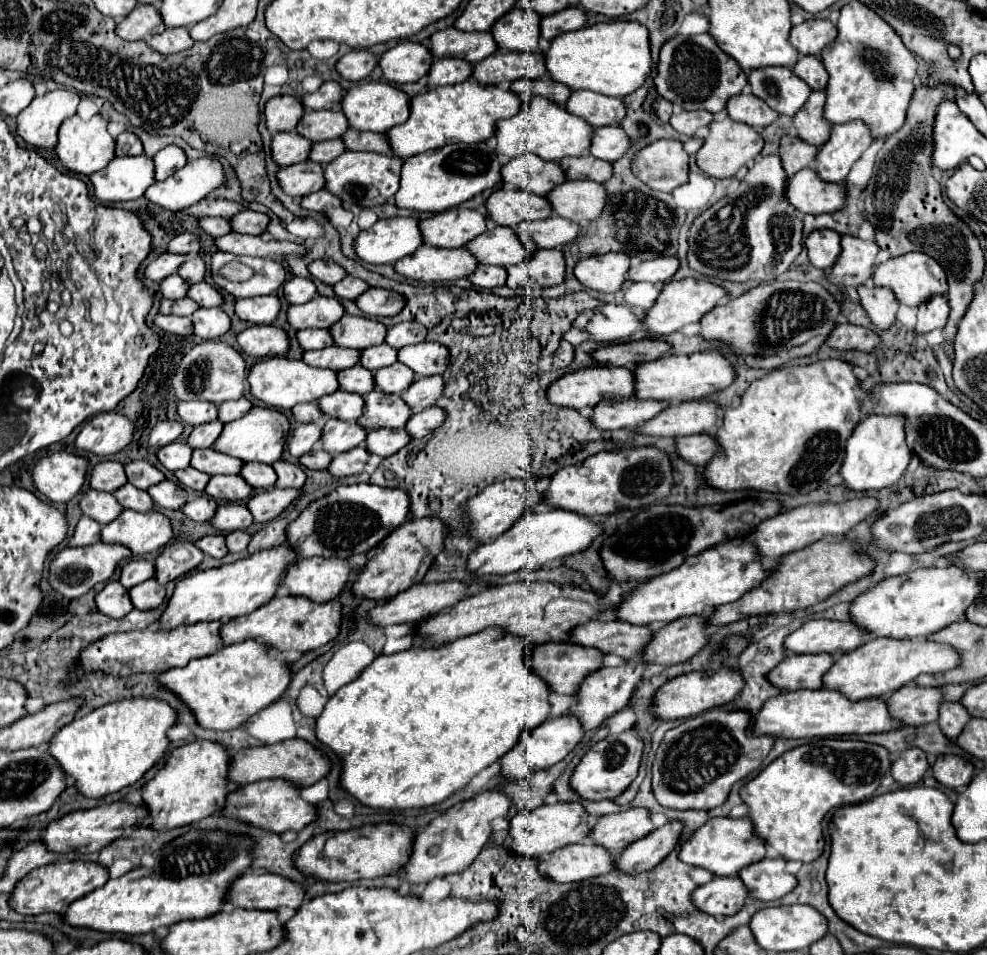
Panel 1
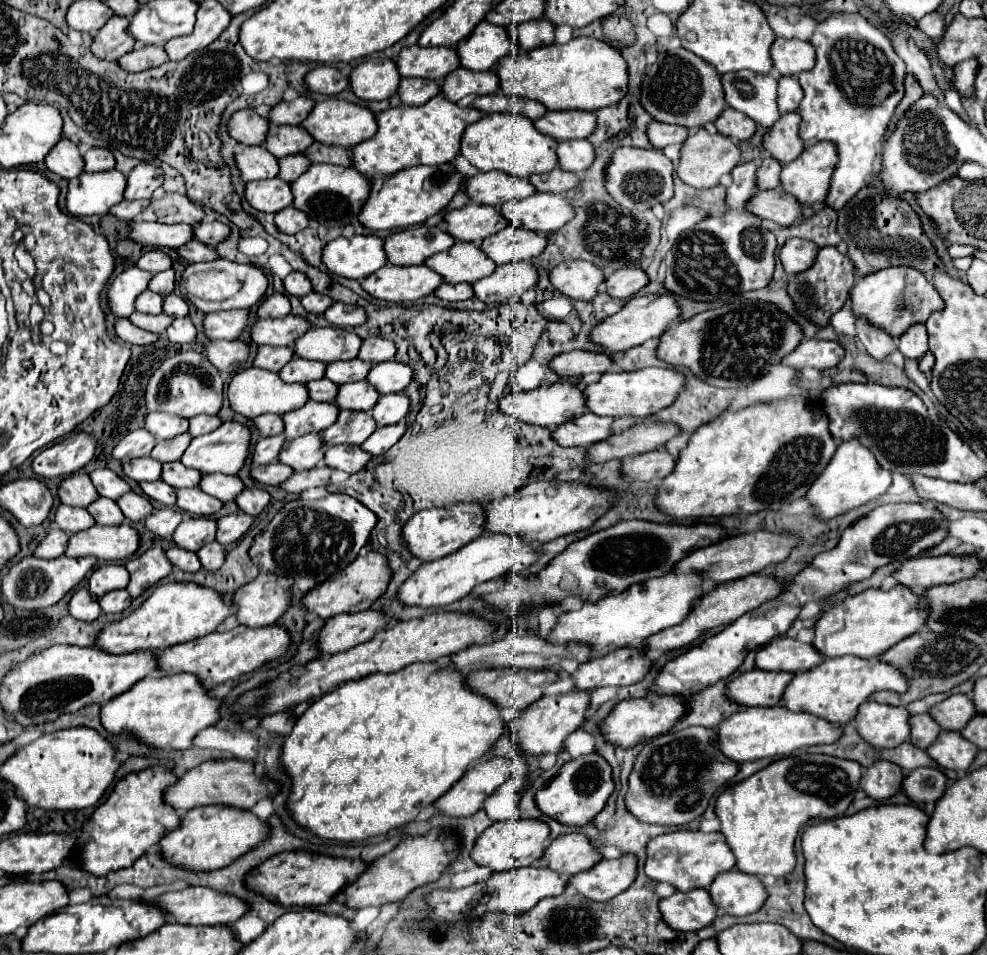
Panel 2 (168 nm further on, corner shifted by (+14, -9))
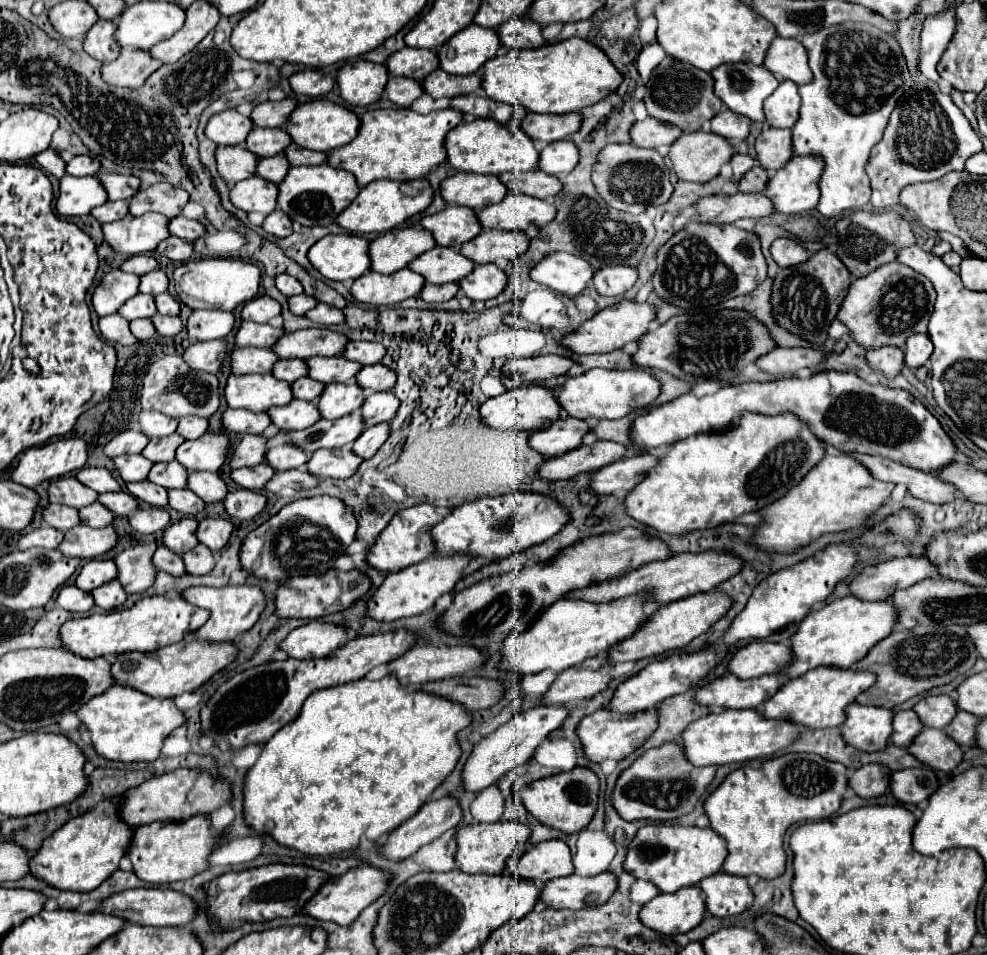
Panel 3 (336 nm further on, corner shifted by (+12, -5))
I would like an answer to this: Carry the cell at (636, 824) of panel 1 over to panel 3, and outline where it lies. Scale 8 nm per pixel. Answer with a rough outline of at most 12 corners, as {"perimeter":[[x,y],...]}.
{"perimeter":[[564,840],[540,842],[510,858],[508,872],[548,882],[574,874]]}

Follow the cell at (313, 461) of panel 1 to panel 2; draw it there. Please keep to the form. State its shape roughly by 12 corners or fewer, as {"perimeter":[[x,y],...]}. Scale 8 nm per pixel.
{"perimeter":[[280,462],[252,466],[250,478],[260,486],[280,486],[292,468]]}

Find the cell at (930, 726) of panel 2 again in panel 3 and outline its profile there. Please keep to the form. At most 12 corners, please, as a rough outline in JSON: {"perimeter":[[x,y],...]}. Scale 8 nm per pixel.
{"perimeter":[[914,710],[894,714],[892,742],[908,748],[924,724]]}

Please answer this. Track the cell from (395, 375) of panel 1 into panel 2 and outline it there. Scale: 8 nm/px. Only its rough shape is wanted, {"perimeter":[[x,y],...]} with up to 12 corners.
{"perimeter":[[368,380],[340,384],[340,410],[372,410],[378,402]]}

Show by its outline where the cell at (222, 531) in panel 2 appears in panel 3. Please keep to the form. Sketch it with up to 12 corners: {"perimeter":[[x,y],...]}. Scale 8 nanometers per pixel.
{"perimeter":[[206,518],[196,536],[218,552],[228,544],[234,524]]}

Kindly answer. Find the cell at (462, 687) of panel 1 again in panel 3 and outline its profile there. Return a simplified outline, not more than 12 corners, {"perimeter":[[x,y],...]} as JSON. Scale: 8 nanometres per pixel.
{"perimeter":[[394,674],[308,696],[244,816],[310,856],[412,818],[456,768],[454,700]]}

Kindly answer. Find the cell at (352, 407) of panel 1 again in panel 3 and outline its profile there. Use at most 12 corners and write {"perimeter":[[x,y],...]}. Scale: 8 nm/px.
{"perimeter":[[306,400],[274,406],[268,416],[278,430],[302,430],[322,418]]}

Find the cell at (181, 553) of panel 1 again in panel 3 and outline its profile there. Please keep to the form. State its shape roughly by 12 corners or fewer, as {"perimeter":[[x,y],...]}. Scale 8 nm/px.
{"perimeter":[[156,542],[138,544],[114,558],[128,594],[154,584]]}

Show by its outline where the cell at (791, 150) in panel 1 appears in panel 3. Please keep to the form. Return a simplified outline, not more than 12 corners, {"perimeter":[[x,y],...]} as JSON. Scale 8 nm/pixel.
{"perimeter":[[754,166],[740,180],[740,192],[764,192],[768,172]]}

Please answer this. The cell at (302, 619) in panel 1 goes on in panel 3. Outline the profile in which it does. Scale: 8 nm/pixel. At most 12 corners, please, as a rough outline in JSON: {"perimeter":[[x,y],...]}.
{"perimeter":[[198,638],[124,652],[116,684],[174,698],[206,684],[238,646]]}

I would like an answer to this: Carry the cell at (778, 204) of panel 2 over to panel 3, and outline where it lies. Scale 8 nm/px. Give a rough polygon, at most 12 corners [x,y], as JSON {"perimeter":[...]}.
{"perimeter":[[762,192],[716,194],[696,204],[698,222],[762,218],[774,204]]}

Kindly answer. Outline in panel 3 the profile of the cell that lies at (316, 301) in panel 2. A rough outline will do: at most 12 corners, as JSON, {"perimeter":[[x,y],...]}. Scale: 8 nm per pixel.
{"perimeter":[[308,294],[290,296],[290,310],[306,314],[318,300]]}

